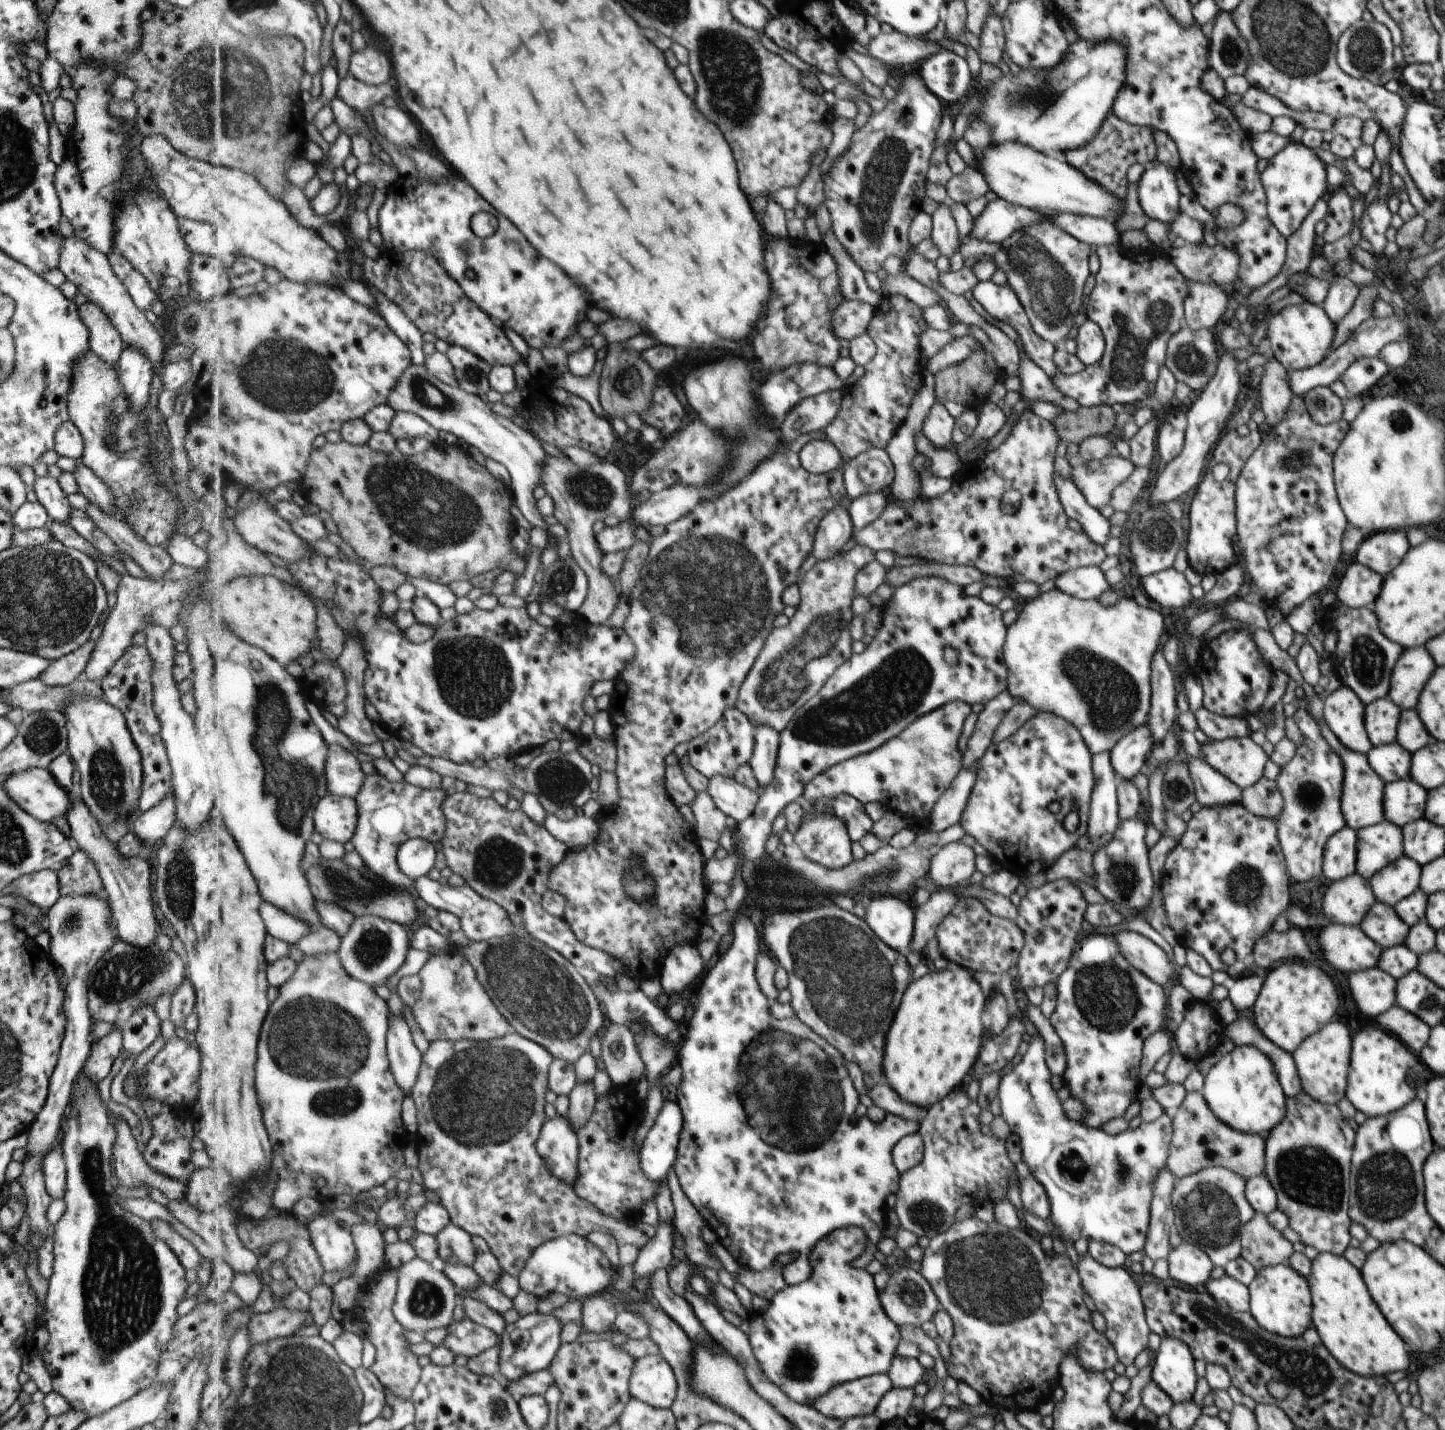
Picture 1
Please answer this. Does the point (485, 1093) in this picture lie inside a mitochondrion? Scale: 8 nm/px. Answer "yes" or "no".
yes

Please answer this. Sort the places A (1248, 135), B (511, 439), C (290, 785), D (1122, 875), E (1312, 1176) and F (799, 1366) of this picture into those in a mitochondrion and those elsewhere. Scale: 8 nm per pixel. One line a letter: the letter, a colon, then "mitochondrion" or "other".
A: other
B: other
C: mitochondrion
D: mitochondrion
E: mitochondrion
F: mitochondrion

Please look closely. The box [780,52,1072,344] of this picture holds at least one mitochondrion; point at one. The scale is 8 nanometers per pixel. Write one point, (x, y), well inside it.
(884, 172)

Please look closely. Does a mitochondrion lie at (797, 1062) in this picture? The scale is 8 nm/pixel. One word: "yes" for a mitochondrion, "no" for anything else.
yes

